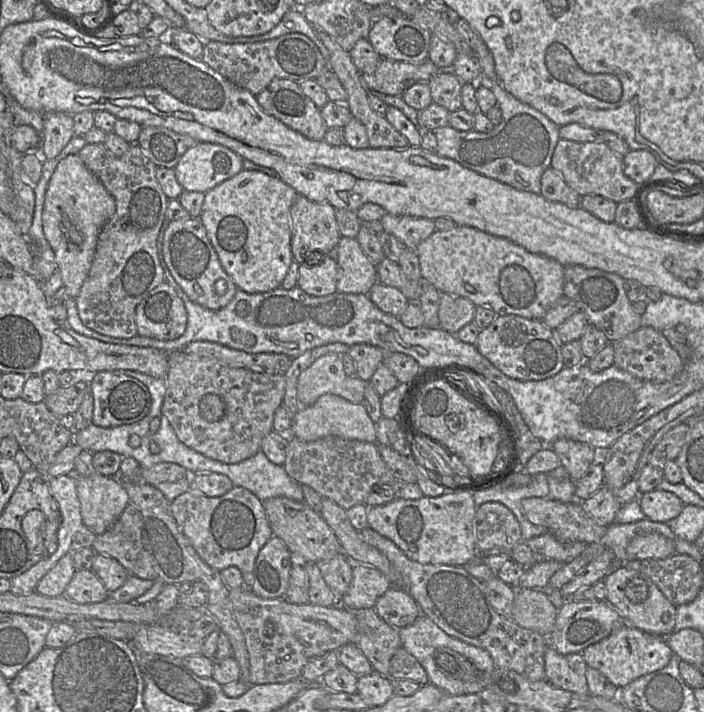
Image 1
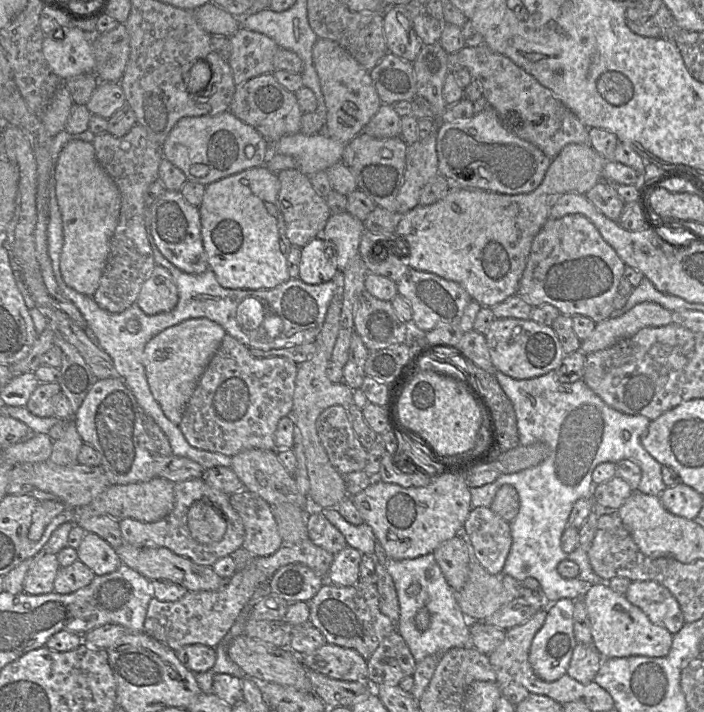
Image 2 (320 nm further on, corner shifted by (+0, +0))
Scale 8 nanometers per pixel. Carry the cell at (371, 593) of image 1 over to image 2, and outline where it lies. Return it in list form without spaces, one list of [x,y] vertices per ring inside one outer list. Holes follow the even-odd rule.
[[[347,545],[336,553],[326,581],[337,586],[351,586],[359,581],[359,566],[363,554],[357,549]]]

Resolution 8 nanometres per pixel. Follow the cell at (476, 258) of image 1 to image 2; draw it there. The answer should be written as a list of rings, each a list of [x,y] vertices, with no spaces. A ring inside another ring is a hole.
[[[568,144],[554,157],[541,184],[525,194],[501,194],[482,189],[452,187],[443,199],[430,205],[417,205],[398,216],[395,234],[407,248],[409,267],[434,273],[461,285],[482,306],[493,307],[517,294],[533,239],[549,219],[552,201],[566,193],[585,195],[600,180],[606,159],[591,145]]]

